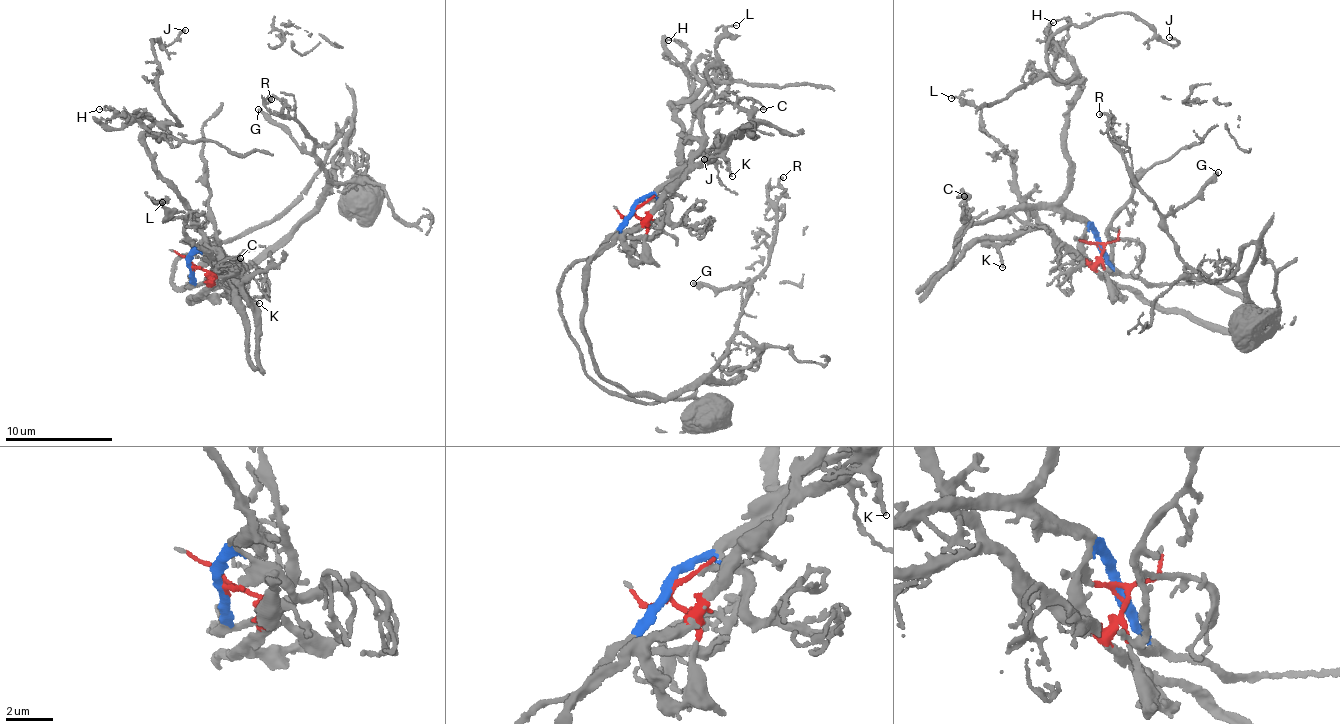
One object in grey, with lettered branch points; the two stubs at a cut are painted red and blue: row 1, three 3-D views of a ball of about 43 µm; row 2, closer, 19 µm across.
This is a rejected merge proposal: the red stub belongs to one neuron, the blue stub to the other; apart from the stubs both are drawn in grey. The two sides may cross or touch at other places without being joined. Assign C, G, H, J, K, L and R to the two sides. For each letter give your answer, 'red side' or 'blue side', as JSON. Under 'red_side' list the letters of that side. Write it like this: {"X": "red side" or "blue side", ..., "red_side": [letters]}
{"C": "blue side", "G": "red side", "H": "blue side", "J": "blue side", "K": "red side", "L": "red side", "R": "red side", "red_side": ["G", "K", "L", "R"]}

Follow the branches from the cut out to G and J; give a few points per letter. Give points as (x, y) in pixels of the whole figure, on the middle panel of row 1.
G: (634, 209), (644, 219), (587, 270), (597, 375), (667, 397), (698, 382), (749, 296), (694, 283)
J: (634, 209), (681, 168), (673, 106), (715, 106), (727, 68), (681, 150), (692, 165), (703, 159)

